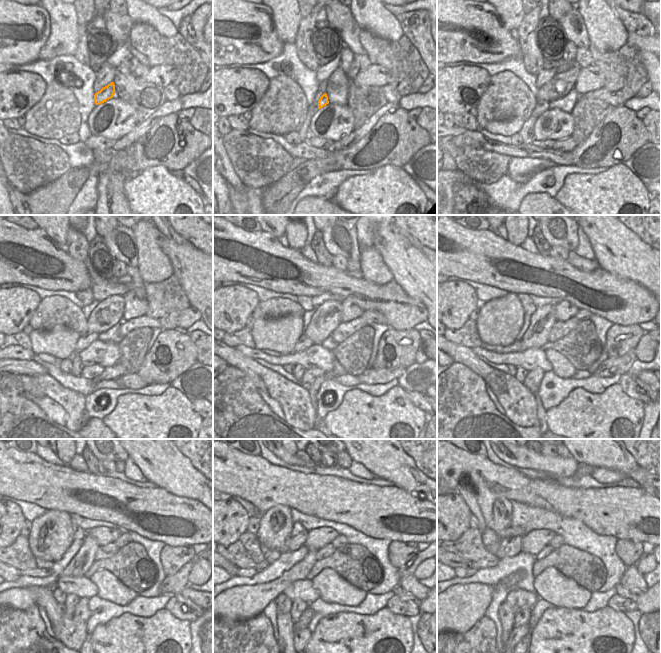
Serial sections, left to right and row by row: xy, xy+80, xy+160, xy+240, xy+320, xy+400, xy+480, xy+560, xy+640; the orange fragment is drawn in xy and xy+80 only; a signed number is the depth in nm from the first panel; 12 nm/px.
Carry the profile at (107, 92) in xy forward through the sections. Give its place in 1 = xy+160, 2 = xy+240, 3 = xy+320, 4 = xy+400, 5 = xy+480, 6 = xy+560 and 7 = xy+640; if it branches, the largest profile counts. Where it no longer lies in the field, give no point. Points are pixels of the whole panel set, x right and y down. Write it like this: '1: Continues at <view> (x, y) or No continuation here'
1: Continues at xy+160 (542, 106)
2: Continues at xy+240 (84, 341)
3: Continues at xy+320 (304, 342)
4: Continues at xy+400 (517, 345)
5: Continues at xy+480 (37, 572)
6: Continues at xy+560 (241, 571)
7: Continues at xy+640 (459, 572)

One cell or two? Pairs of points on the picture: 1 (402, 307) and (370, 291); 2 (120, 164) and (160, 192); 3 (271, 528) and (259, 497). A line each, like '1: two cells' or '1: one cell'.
1: one cell
2: two cells
3: two cells

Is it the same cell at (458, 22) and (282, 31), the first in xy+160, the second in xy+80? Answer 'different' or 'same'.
different

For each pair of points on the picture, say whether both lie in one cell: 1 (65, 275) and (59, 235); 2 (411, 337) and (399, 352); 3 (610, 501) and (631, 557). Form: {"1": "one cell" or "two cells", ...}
{"1": "two cells", "2": "one cell", "3": "two cells"}

